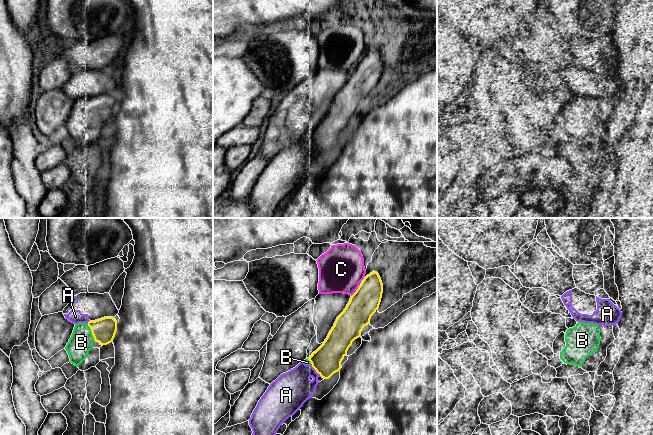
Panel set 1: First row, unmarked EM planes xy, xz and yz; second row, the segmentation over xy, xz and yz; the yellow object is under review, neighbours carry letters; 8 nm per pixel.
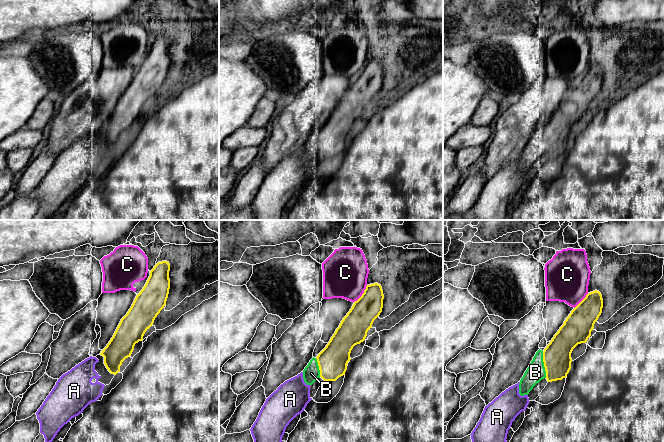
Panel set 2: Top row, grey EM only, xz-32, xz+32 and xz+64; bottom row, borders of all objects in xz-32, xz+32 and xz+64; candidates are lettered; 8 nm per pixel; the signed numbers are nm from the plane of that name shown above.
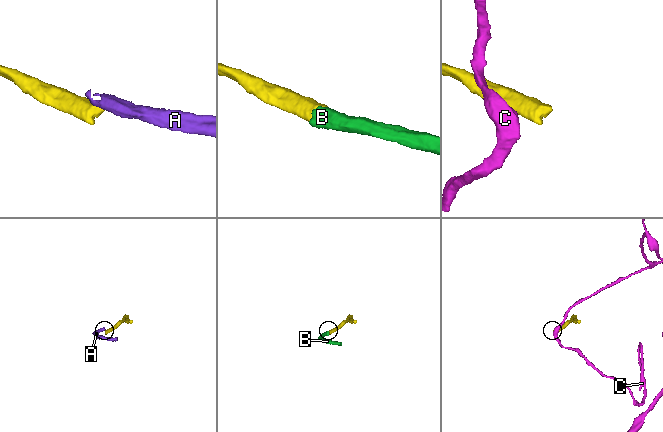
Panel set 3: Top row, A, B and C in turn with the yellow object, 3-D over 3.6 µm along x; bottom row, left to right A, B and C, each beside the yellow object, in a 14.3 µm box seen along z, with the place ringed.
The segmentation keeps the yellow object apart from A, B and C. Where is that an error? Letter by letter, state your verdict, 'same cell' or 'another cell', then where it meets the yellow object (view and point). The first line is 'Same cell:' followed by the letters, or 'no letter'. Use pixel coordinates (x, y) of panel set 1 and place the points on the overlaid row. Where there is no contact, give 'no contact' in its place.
Same cell: B
A: another cell | xz (315, 369)
B: same cell | xy (91, 331)
C: another cell | xz (356, 291)

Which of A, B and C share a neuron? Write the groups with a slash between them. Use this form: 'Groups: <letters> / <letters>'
Groups: A / B / C

